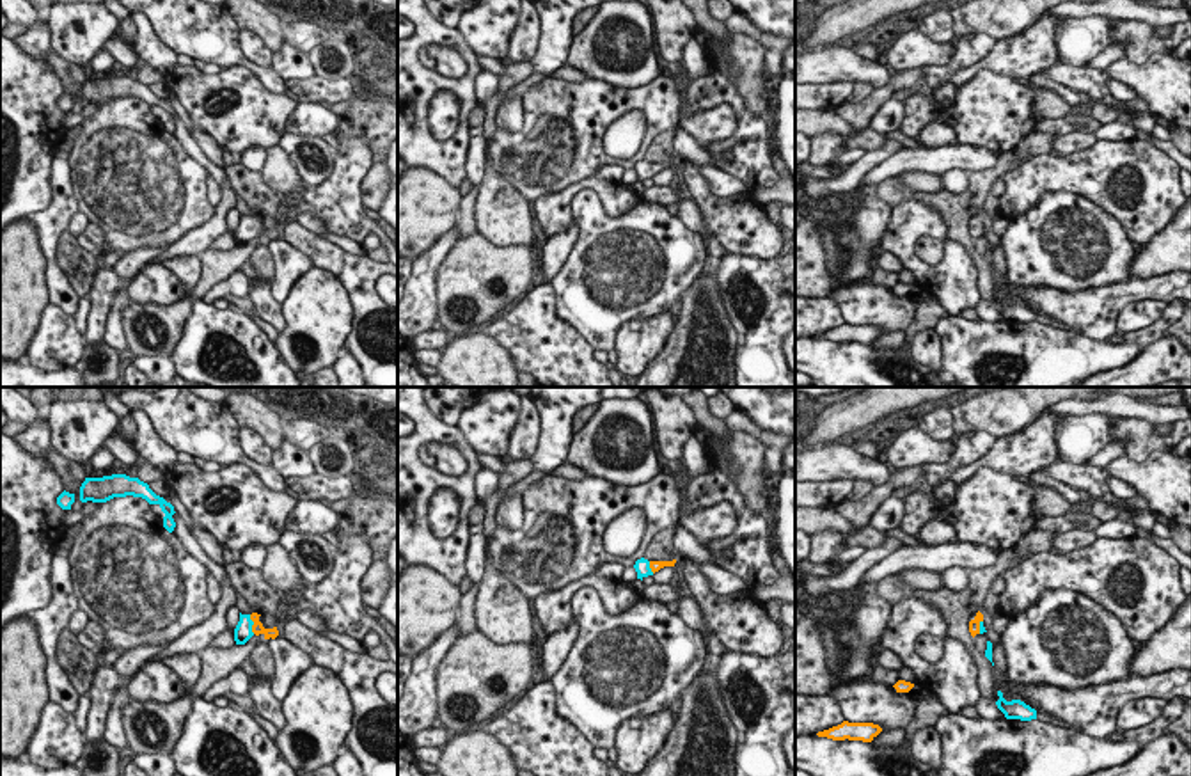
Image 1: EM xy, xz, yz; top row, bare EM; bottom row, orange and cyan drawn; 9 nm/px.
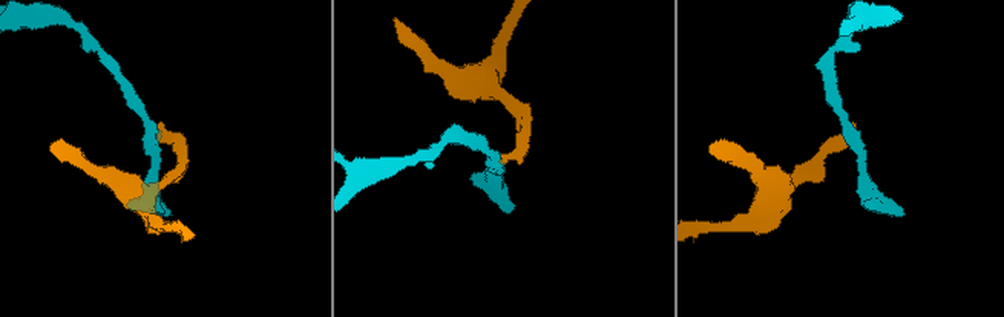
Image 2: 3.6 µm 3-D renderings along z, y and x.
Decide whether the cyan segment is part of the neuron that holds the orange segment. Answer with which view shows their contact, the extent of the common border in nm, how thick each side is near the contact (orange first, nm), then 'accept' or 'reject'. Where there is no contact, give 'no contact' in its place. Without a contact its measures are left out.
meets orange in xy; contact 180 nm long; 100 nm thick on the orange side, 160 nm on the other; accept

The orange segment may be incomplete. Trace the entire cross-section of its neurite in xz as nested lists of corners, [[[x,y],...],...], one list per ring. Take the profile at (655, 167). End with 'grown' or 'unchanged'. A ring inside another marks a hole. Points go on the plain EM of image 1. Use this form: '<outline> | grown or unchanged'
[[[644,160],[637,162],[634,170],[637,174],[637,181],[644,181],[648,178],[653,178],[655,174],[659,174],[664,169],[674,169],[676,162],[673,163],[648,163]]] | grown

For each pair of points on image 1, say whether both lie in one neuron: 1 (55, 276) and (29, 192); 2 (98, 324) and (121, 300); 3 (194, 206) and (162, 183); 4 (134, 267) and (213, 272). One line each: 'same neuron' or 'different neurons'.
1: different neurons
2: different neurons
3: same neuron
4: different neurons

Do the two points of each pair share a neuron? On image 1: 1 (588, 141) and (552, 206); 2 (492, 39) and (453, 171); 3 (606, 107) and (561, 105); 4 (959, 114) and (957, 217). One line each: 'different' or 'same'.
1: different
2: different
3: same
4: different

